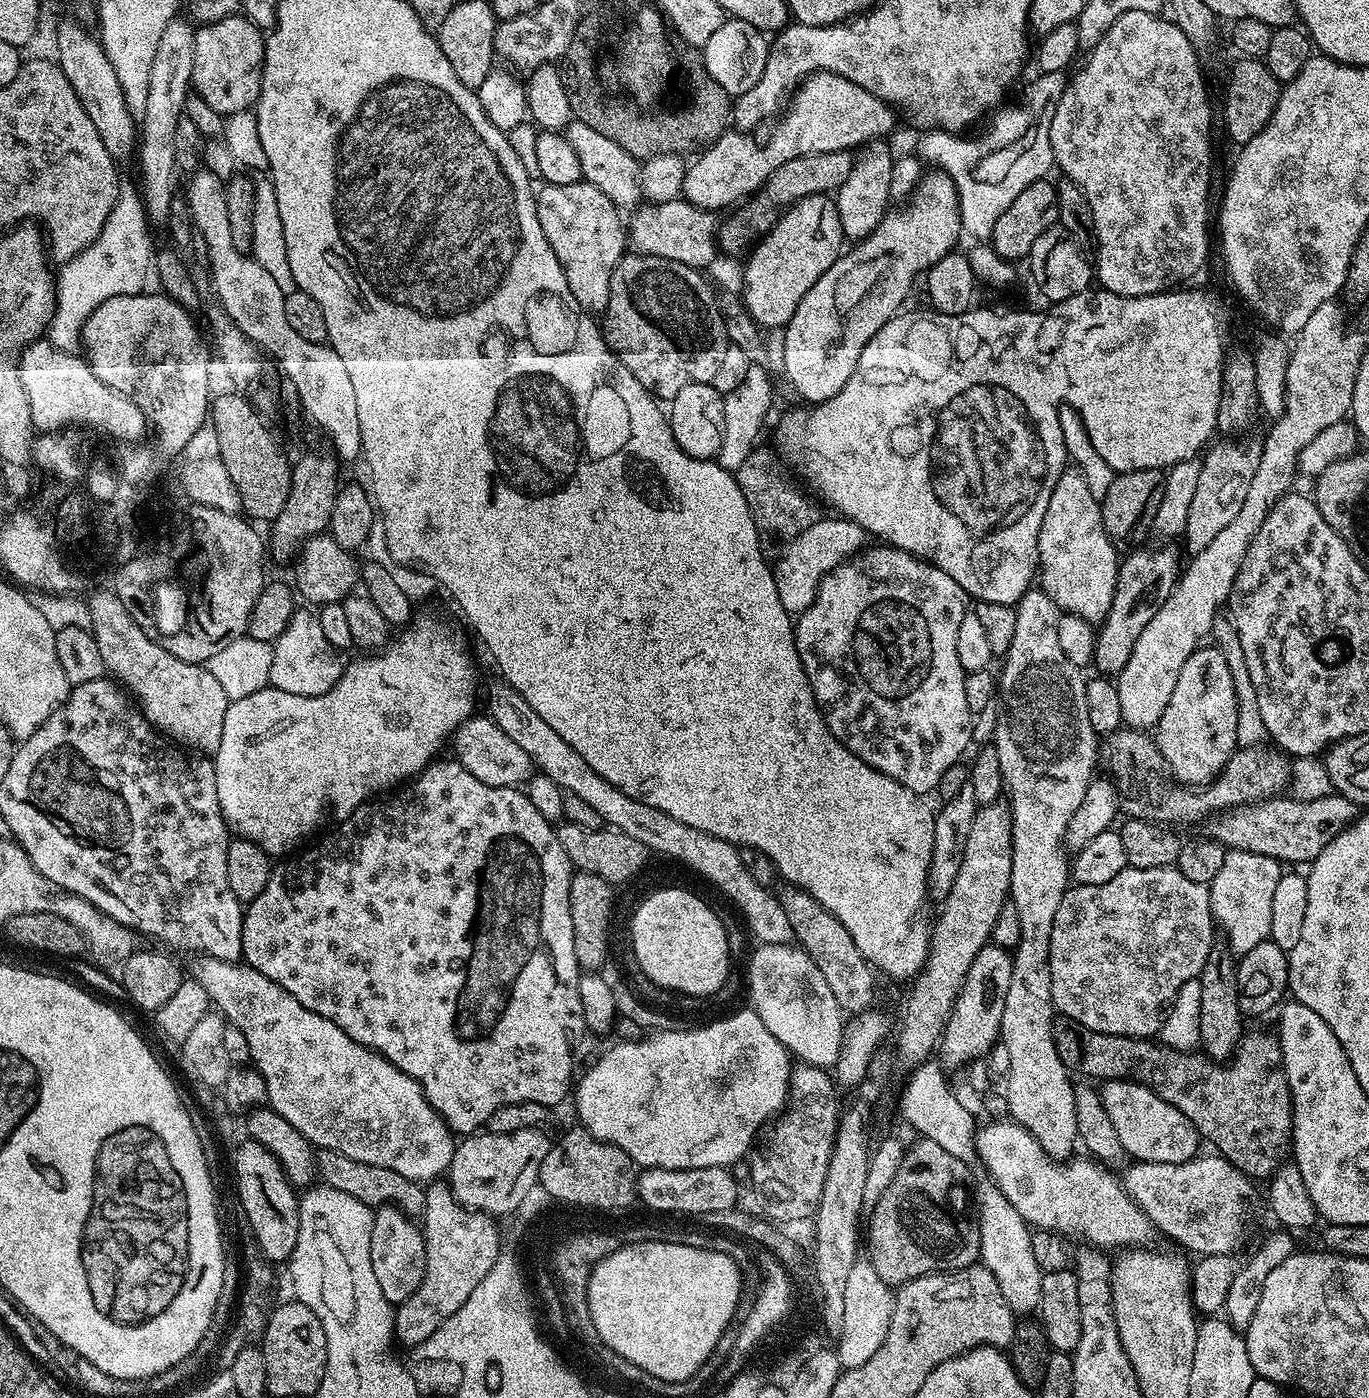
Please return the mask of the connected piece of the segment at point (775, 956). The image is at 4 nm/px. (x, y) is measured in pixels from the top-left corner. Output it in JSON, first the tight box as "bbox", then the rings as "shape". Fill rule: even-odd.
{"bbox":[748,943,846,1070],"shape":[[[795,943],[760,944],[757,949],[748,960],[751,1011],[762,1018],[762,1026],[793,1057],[800,1056],[796,1058],[825,1070],[835,1069],[843,1045],[846,1013],[838,1006],[838,998],[834,998],[826,978],[822,978],[822,970]]]}

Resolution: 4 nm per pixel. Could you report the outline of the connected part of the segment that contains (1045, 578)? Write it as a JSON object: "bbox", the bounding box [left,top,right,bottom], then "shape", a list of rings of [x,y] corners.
{"bbox":[1038,470,1120,626],"shape":[[[1065,470],[1056,479],[1046,514],[1042,518],[1042,530],[1038,538],[1038,584],[1045,594],[1055,602],[1061,613],[1082,618],[1086,623],[1098,626],[1110,612],[1110,602],[1114,602],[1114,586],[1118,578],[1120,560],[1118,549],[1110,542],[1102,526],[1100,501],[1094,499],[1086,486],[1086,478],[1077,470]]]}

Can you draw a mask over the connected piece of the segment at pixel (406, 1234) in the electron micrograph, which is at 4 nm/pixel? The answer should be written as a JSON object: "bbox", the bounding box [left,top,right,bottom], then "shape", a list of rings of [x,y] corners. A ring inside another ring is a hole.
{"bbox":[370,1206,426,1306],"shape":[[[380,1206],[375,1209],[370,1230],[370,1266],[374,1266],[374,1278],[378,1278],[378,1286],[382,1294],[394,1306],[406,1302],[422,1286],[422,1278],[426,1270],[426,1246],[421,1225],[413,1217],[394,1206]]]}

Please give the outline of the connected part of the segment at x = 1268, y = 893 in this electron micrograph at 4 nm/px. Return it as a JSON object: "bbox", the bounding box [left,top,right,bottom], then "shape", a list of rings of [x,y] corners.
{"bbox":[1208,850,1282,958],"shape":[[[1228,850],[1218,875],[1208,885],[1212,919],[1224,931],[1223,939],[1236,958],[1246,954],[1258,942],[1270,937],[1270,909],[1274,903],[1274,889],[1282,875],[1279,860],[1266,858],[1266,854]]]}

